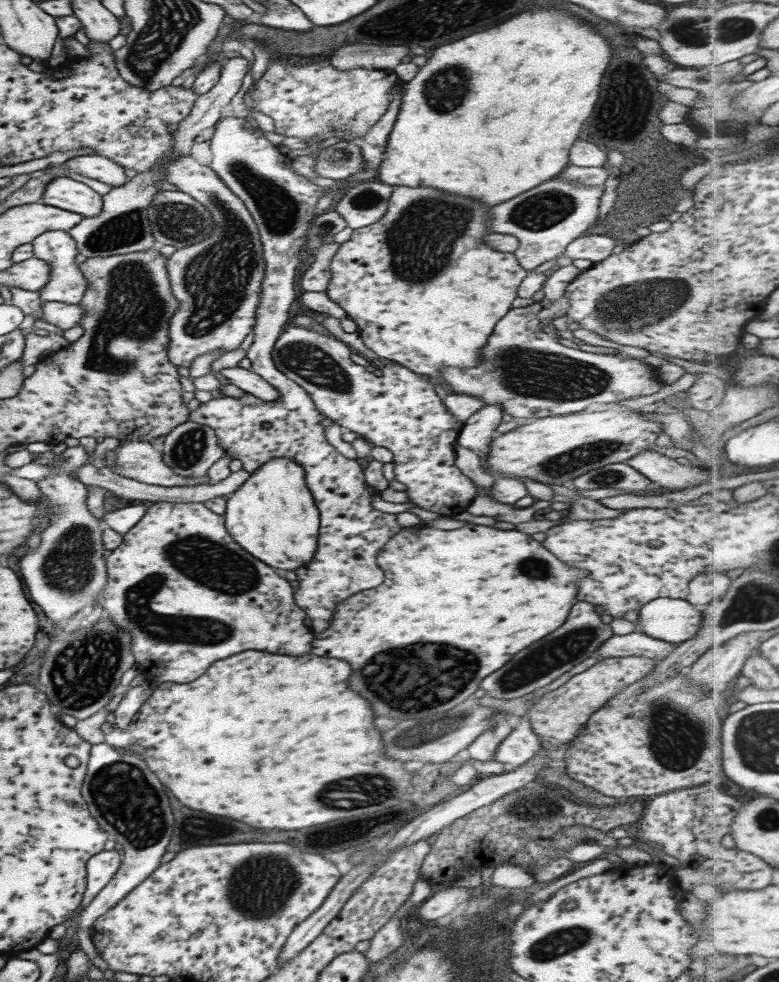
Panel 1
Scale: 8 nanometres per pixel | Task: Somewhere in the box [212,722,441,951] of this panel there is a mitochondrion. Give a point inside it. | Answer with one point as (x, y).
(267, 889)

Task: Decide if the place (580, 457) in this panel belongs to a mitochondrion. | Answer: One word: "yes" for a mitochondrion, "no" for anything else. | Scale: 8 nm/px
yes

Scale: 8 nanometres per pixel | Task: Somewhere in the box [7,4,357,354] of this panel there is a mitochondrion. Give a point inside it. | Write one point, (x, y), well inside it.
(216, 280)

